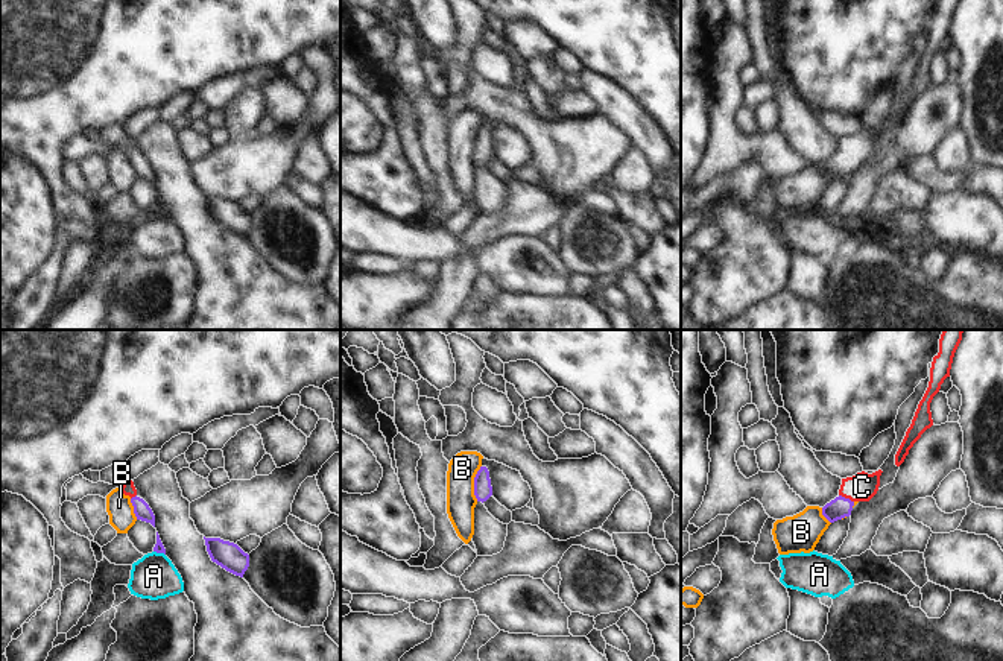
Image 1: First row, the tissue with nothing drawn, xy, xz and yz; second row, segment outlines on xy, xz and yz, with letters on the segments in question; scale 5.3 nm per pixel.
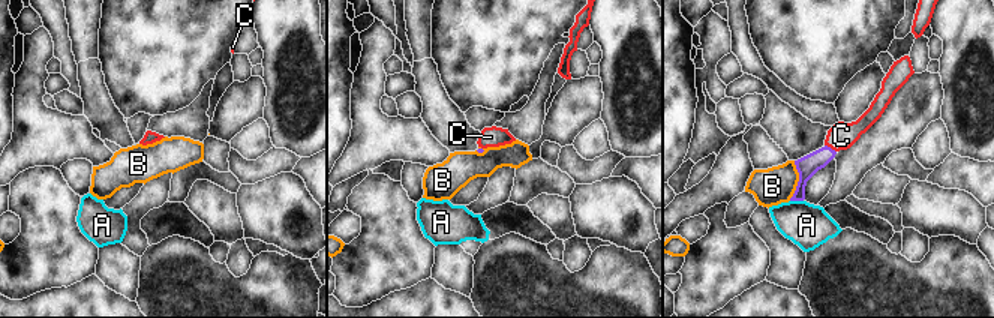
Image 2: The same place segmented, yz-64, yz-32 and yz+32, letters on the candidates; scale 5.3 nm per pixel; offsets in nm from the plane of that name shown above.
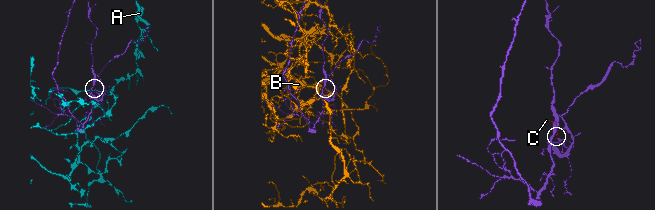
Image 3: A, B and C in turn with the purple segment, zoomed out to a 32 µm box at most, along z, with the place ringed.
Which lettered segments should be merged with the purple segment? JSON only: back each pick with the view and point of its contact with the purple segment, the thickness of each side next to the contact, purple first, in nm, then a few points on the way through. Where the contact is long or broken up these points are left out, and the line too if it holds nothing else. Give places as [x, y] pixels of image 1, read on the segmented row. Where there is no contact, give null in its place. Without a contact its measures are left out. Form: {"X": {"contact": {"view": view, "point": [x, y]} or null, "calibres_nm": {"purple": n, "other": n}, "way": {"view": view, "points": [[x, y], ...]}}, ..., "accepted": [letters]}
{"C": {"contact": {"view": "yz", "point": [847, 499]}, "calibres_nm": {"purple": 120, "other": 150}, "way": {"view": "yz", "points": [[839, 508], [847, 499], [862, 487]]}}, "accepted": ["C"]}

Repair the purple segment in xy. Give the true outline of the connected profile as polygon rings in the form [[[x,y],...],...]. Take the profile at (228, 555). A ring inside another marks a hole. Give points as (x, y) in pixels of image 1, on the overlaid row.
[[[205,538],[207,552],[213,562],[226,571],[243,577],[249,567],[249,555],[245,553],[237,544],[223,541],[220,538]]]

